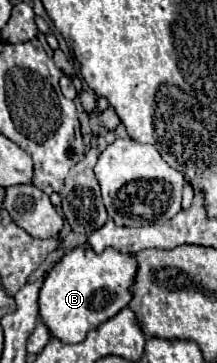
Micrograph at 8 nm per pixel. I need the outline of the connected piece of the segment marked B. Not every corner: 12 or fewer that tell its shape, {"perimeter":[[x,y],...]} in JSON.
{"perimeter":[[87,245],[37,299],[55,339],[81,343],[127,307],[137,261]]}

